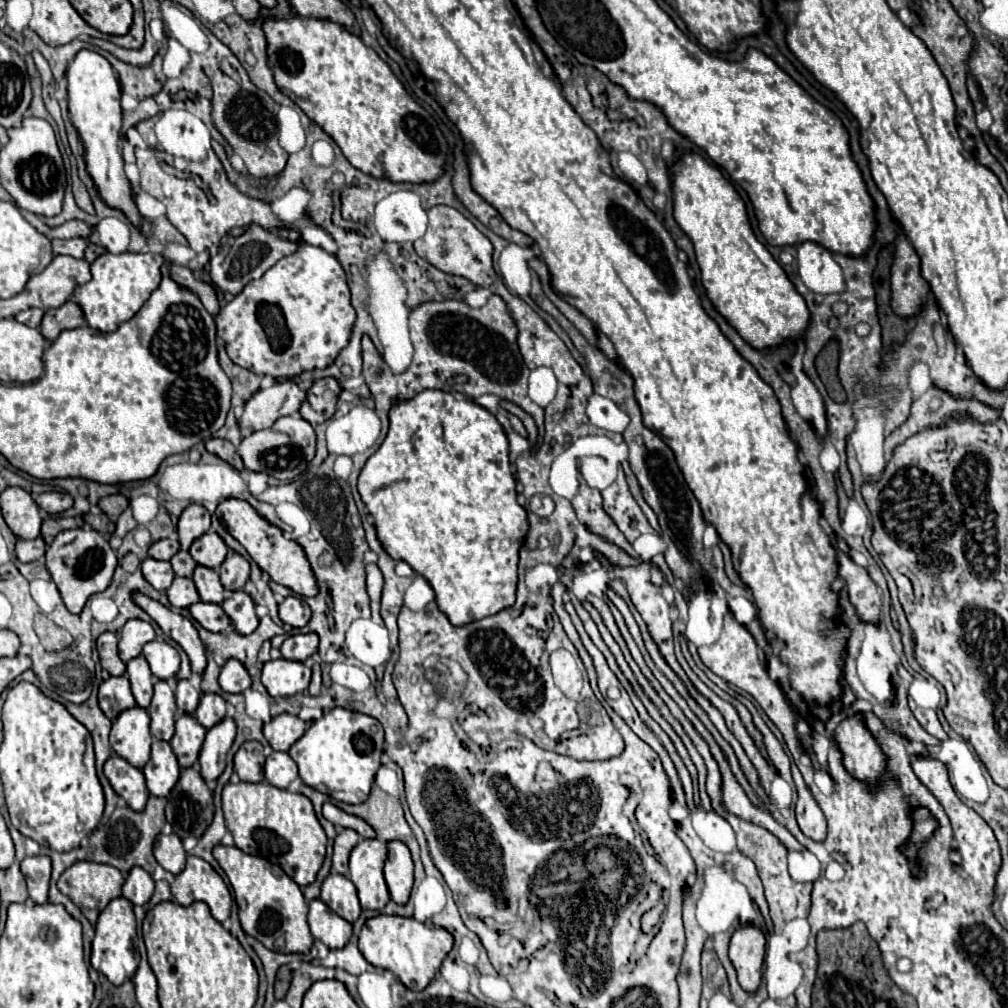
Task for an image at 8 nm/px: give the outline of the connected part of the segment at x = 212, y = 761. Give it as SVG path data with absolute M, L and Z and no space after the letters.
M226 716L224 722L218 722L216 726L212 726L212 730L206 732L206 740L198 758L200 772L206 782L212 782L222 774L226 754L234 742L234 736L236 736L236 722L230 716Z

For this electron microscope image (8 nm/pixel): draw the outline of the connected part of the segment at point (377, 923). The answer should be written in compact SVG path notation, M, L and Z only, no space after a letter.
M380 914L364 922L358 942L360 942L360 952L372 966L394 972L394 976L410 990L424 990L436 976L446 954L450 952L454 938L446 928L426 926L406 916Z

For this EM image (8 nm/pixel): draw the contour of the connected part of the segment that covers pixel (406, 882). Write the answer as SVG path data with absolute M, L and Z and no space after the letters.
M400 840L388 842L388 860L384 866L384 878L392 900L398 904L406 904L414 882L414 862L408 846L404 846L404 842Z

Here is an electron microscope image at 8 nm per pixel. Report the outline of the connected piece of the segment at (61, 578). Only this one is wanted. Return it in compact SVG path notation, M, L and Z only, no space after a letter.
M90 526L60 532L46 550L46 568L52 580L56 582L66 608L72 614L78 614L92 594L108 588L116 566L118 566L116 552L110 548L108 540Z

